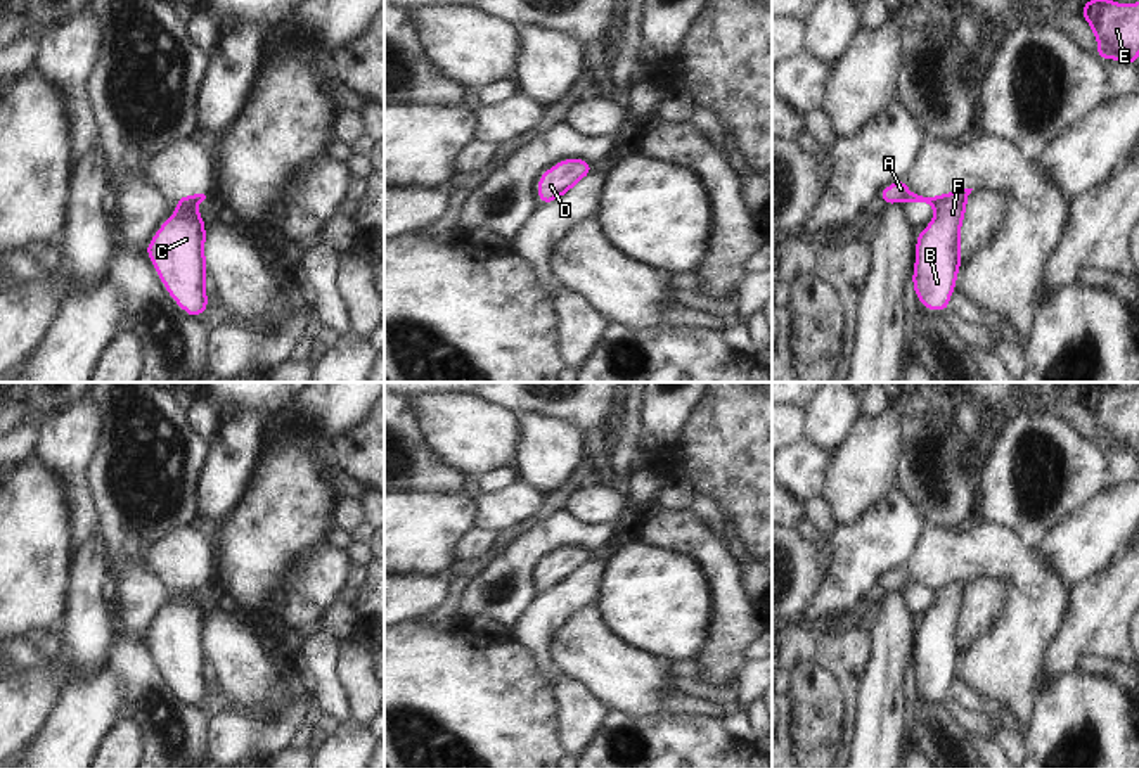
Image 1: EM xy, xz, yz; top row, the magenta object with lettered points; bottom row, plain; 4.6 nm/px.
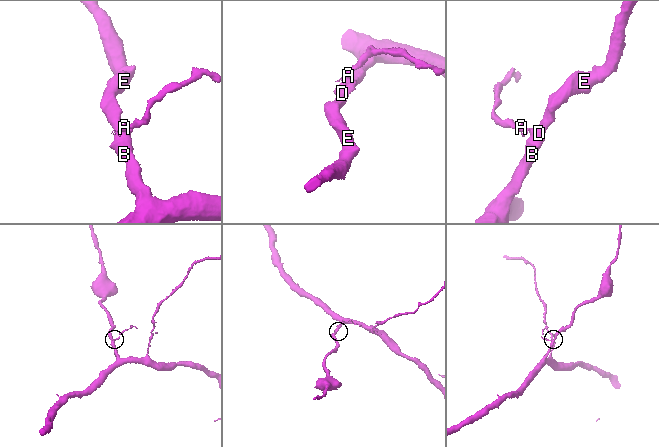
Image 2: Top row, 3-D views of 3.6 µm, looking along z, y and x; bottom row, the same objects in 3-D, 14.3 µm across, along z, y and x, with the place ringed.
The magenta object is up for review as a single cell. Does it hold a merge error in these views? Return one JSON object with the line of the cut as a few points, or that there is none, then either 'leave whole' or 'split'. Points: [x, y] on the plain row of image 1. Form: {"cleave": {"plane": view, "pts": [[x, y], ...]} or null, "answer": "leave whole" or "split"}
{"cleave": {"plane": "yz", "pts": [[937, 585], [935, 599]]}, "answer": "split"}

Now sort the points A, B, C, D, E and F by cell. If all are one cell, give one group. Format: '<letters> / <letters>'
A / B C D E F

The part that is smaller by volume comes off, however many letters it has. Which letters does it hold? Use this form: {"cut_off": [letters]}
{"cut_off": ["A"]}

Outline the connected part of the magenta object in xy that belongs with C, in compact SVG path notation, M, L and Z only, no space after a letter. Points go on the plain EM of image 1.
M178 583L175 600L161 611L144 635L170 685L192 706L208 695L204 668L206 611L190 590L192 583Z

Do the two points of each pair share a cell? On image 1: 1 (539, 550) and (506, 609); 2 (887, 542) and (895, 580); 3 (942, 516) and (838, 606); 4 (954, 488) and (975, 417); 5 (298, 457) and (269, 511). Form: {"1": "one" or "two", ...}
{"1": "one", "2": "two", "3": "two", "4": "two", "5": "one"}

